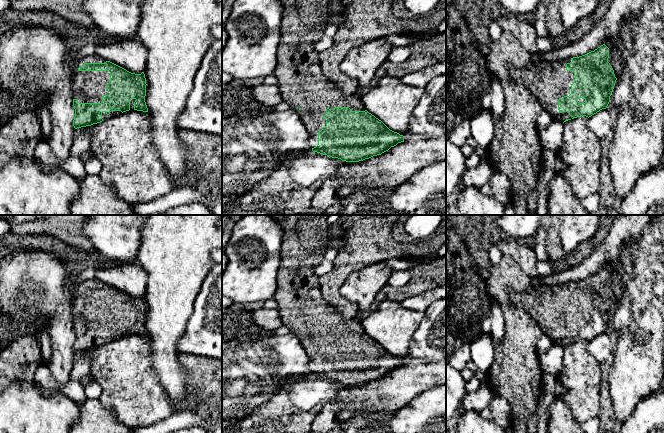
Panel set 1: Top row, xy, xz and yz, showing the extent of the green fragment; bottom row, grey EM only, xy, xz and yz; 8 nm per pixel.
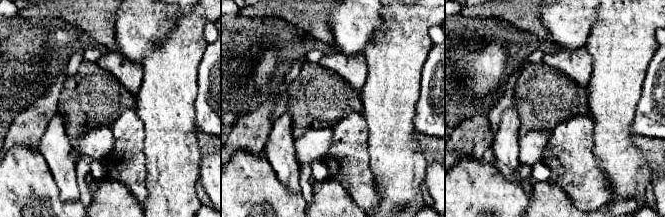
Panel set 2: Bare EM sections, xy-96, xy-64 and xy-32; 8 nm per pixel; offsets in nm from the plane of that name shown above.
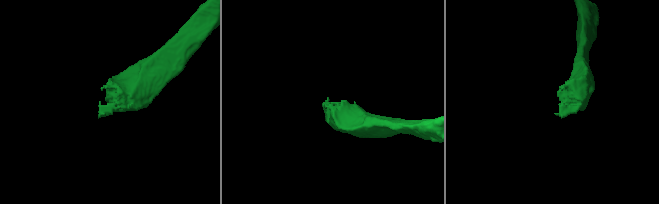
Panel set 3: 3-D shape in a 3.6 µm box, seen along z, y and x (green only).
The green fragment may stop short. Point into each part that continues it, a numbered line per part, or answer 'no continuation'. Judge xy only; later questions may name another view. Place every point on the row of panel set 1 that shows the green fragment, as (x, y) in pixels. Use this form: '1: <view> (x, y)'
1: xy (87, 86)

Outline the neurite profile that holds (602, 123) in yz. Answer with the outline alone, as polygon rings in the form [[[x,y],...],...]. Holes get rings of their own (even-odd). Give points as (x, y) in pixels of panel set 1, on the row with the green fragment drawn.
[[[602,109],[589,117],[588,127],[601,140],[613,132],[615,126],[615,113],[608,109]]]

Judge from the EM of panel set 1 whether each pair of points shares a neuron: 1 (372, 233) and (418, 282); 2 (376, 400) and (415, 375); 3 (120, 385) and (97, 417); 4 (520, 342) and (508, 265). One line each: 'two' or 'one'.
1: two
2: one
3: two
4: one

